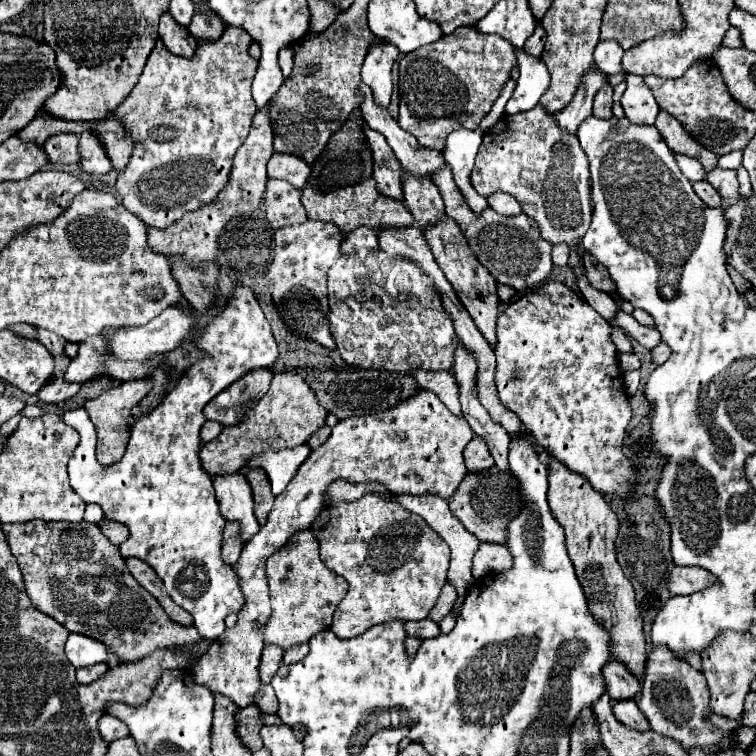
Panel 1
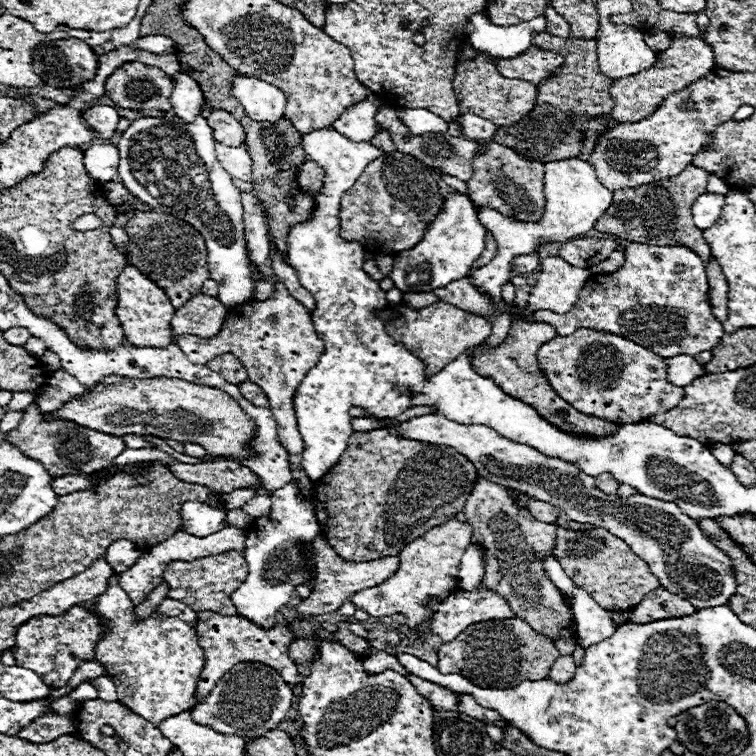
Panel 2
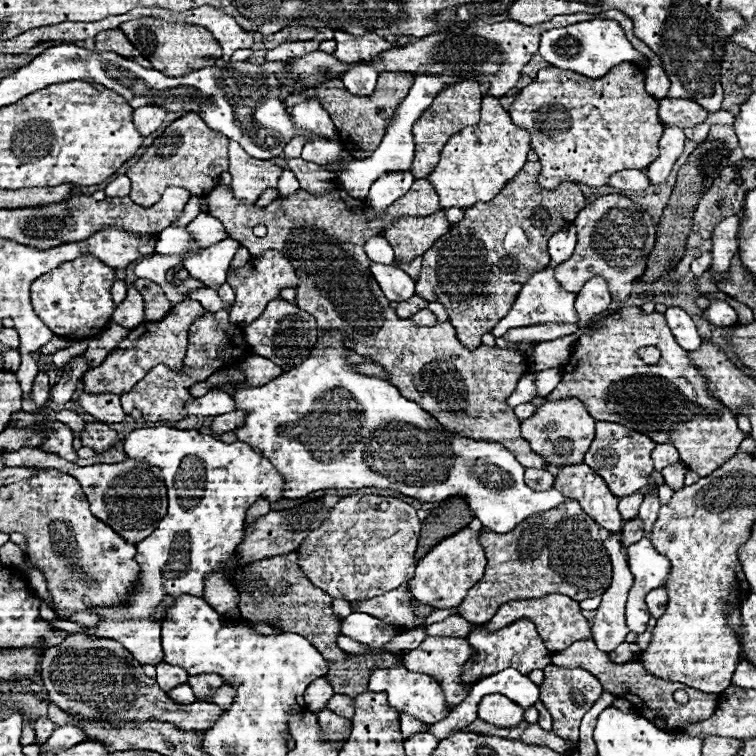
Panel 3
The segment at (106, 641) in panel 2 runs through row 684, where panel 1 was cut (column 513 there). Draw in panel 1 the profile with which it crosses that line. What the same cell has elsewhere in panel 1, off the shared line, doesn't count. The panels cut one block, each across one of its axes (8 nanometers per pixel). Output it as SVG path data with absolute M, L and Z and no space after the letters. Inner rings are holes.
M540 104L528 112L502 116L490 130L484 132L484 142L478 150L476 164L472 170L472 186L478 194L490 196L494 192L508 192L512 194L524 214L538 222L540 236L544 236L550 244L568 244L570 246L570 262L578 290L582 298L604 318L612 324L618 304L606 292L596 290L590 286L582 258L578 254L578 242L584 238L590 218L592 218L592 198L590 198L590 172L588 172L588 158L580 148L576 134L562 132L554 116L548 114Z

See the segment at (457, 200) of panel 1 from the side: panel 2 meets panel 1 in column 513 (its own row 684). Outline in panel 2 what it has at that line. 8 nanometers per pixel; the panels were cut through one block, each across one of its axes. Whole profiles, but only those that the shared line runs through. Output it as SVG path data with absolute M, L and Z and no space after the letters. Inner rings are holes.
M242 662L232 666L214 686L214 690L192 708L192 720L204 726L212 726L212 730L220 734L236 734L242 738L260 738L268 730L278 728L286 718L292 706L292 690L282 680L282 676L260 662Z

